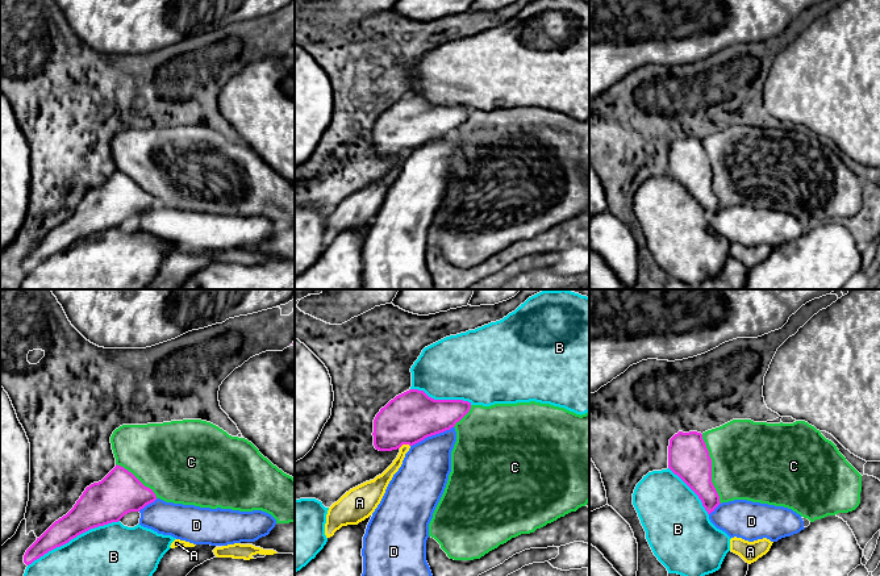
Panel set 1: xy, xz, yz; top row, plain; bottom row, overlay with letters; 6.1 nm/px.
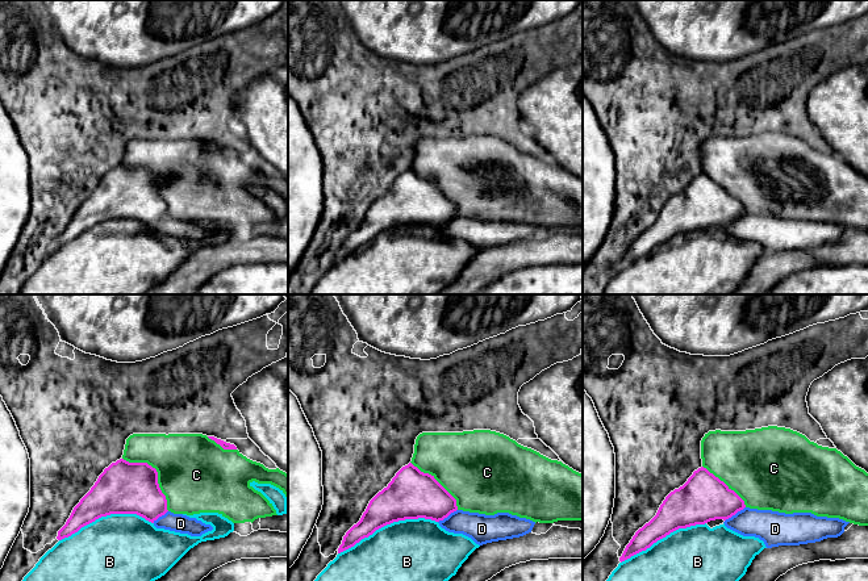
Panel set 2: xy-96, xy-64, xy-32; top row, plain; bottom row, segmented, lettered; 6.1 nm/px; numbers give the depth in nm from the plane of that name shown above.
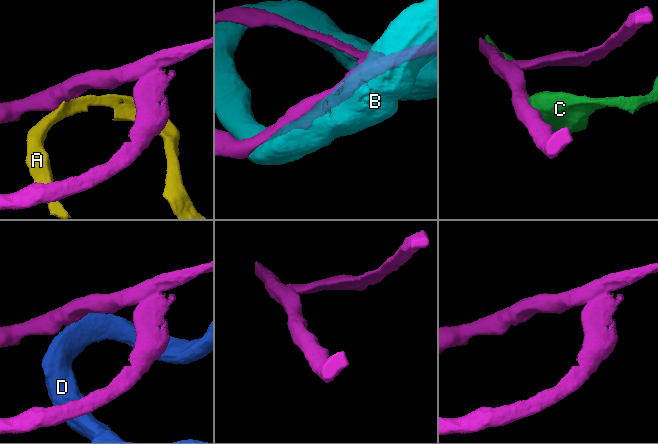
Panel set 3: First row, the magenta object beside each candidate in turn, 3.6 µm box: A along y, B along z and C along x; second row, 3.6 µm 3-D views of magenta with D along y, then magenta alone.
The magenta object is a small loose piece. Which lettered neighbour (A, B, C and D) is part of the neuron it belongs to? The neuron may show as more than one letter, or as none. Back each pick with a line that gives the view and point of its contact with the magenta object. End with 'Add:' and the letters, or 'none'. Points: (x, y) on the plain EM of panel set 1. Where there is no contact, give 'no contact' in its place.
C: meets magenta in yz at (710, 174)
Add: C

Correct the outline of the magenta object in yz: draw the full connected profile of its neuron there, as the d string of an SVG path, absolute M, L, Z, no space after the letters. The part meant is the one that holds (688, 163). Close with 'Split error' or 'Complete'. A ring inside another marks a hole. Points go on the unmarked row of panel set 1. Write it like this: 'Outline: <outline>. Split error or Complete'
Outline: M733 125L702 139L679 137L670 145L668 174L698 201L708 220L722 208L747 205L784 212L814 228L827 221L852 217L860 209L862 180L831 146L805 126L767 129Z. Split error

